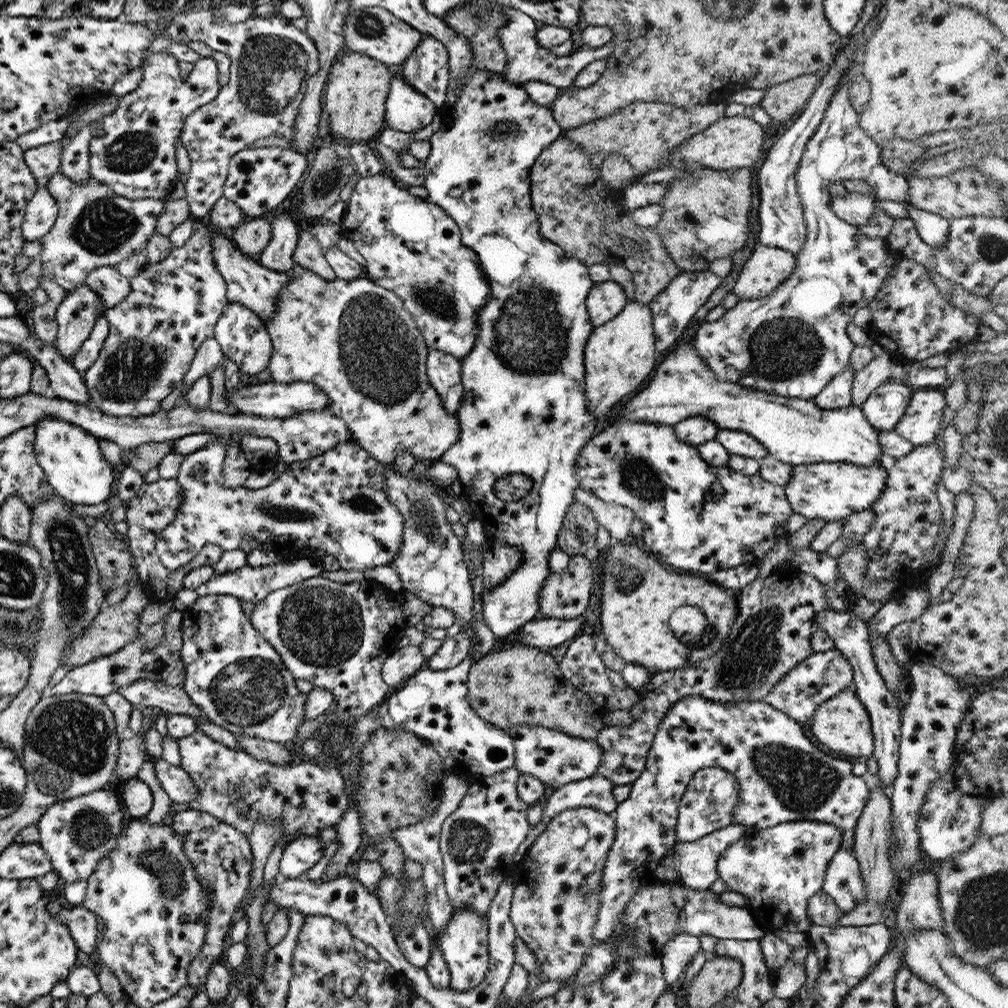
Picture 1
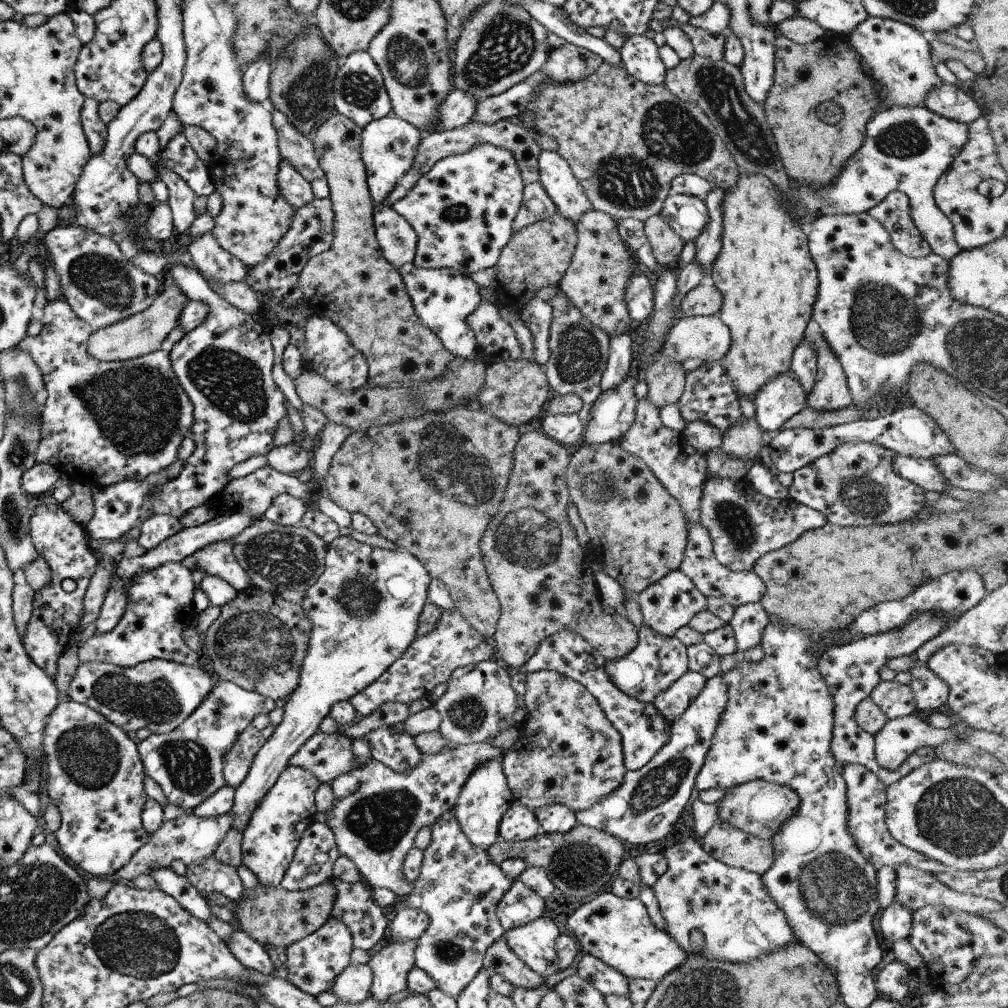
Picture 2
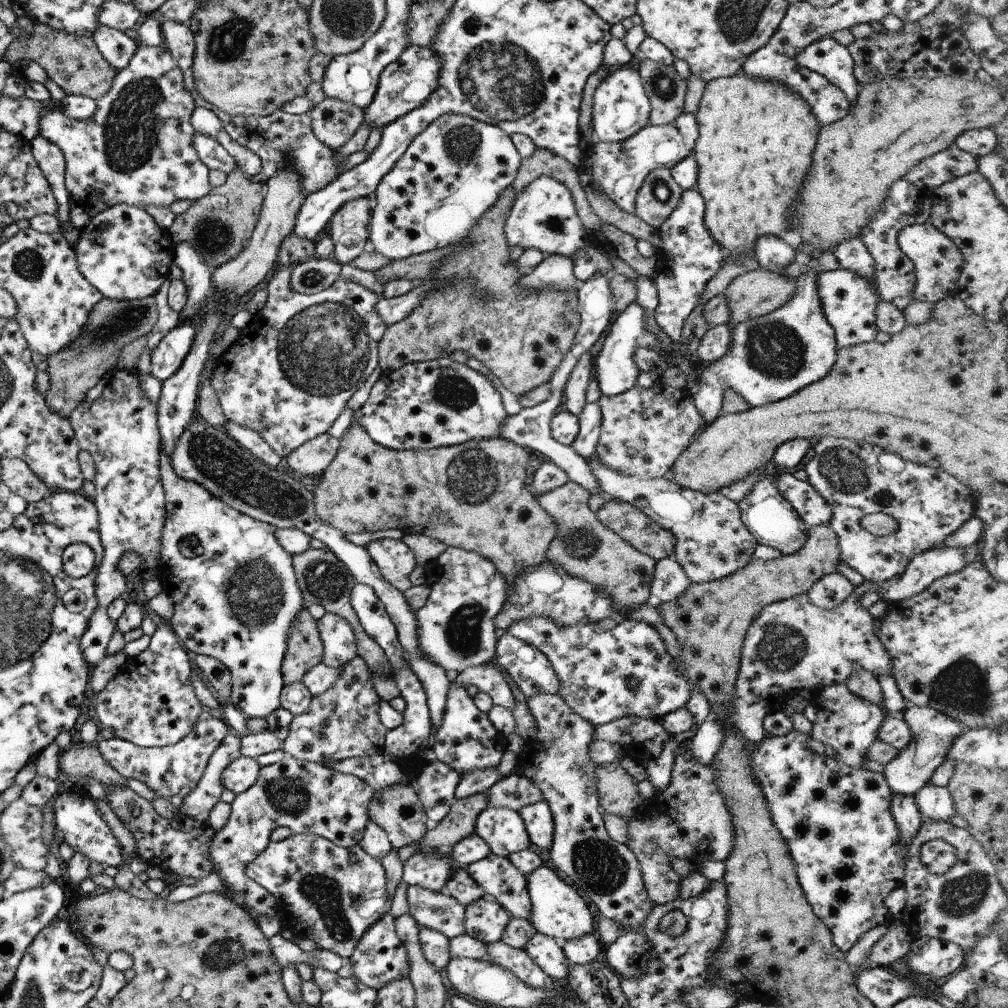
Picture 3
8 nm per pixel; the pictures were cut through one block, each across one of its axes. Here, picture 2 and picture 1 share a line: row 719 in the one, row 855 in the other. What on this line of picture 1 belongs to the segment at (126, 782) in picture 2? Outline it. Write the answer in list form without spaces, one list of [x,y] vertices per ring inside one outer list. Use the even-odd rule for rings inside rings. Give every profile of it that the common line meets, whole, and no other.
[[[102,788],[88,794],[52,804],[37,822],[39,845],[46,851],[52,870],[66,884],[93,876],[96,865],[114,847],[118,847],[118,833],[122,823],[128,820],[122,799],[117,792]]]

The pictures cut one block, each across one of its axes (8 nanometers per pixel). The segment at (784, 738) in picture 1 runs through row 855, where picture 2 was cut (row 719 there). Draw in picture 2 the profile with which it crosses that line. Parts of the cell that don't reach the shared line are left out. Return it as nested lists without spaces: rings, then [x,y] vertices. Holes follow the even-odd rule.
[[[924,612],[914,616],[906,626],[882,632],[882,634],[872,634],[872,636],[861,637],[850,644],[842,646],[832,646],[821,654],[818,660],[818,670],[822,673],[824,682],[828,684],[832,692],[832,702],[834,702],[834,726],[832,730],[832,742],[830,752],[832,756],[843,766],[846,764],[862,764],[874,772],[882,781],[884,786],[890,786],[898,782],[904,776],[908,776],[915,768],[920,768],[922,764],[932,762],[936,758],[935,749],[930,746],[922,746],[912,752],[904,761],[904,764],[896,770],[884,770],[875,755],[875,735],[862,730],[855,720],[856,706],[861,700],[870,697],[875,686],[878,686],[880,679],[880,668],[888,664],[892,658],[911,656],[917,652],[923,652],[923,644],[926,644],[938,634],[950,629],[950,625],[958,620],[956,616],[950,614],[934,614],[934,612]],[[564,629],[542,640],[540,646],[536,648],[536,652],[528,658],[526,664],[522,664],[518,668],[517,672],[527,675],[532,674],[532,672],[549,670],[558,672],[558,674],[582,684],[598,700],[598,704],[606,714],[606,718],[620,733],[624,766],[628,771],[638,770],[648,764],[652,760],[652,756],[668,742],[671,734],[671,723],[656,710],[653,704],[644,704],[643,701],[636,700],[636,698],[632,698],[618,690],[610,682],[608,673],[595,653],[595,648],[588,644],[580,634]]]

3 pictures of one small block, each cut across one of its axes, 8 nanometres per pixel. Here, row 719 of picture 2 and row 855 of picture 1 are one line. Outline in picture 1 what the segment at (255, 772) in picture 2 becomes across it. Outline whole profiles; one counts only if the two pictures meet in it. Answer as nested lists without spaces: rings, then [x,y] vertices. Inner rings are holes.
[[[302,835],[284,846],[279,862],[280,873],[285,879],[301,878],[309,868],[319,862],[322,854],[324,846],[320,836]]]

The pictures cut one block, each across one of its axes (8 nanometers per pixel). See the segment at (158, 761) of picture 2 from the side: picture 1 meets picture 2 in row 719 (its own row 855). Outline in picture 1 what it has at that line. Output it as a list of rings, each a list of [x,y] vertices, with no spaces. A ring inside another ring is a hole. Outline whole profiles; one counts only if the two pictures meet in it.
[[[186,809],[177,812],[170,820],[170,827],[180,835],[184,841],[184,853],[194,865],[196,877],[212,889],[212,898],[208,904],[208,932],[204,938],[204,946],[200,954],[192,960],[188,968],[187,985],[204,986],[206,983],[210,966],[216,963],[216,960],[224,960],[224,951],[229,944],[227,936],[230,932],[230,922],[232,914],[237,910],[240,900],[246,895],[246,890],[252,880],[252,847],[246,833],[238,831],[236,827],[218,820],[212,816],[212,813]]]

